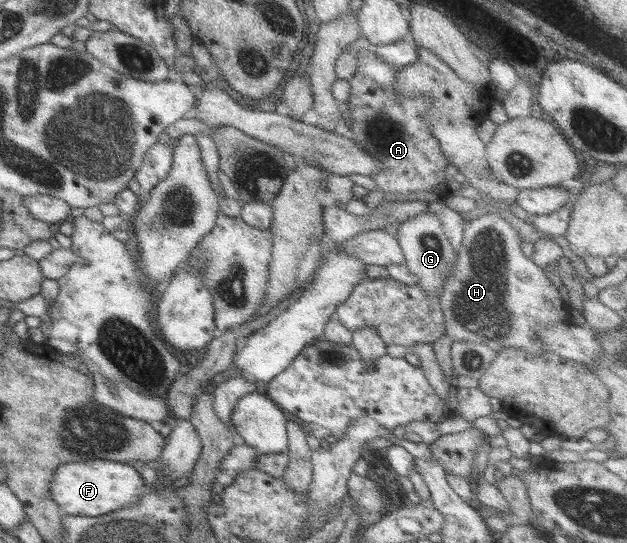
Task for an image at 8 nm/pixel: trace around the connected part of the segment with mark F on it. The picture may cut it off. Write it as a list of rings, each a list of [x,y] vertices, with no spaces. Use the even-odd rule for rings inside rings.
[[[93,459],[64,463],[55,468],[50,483],[51,499],[66,515],[99,517],[124,507],[135,505],[144,493],[144,483],[138,470],[116,461]]]

